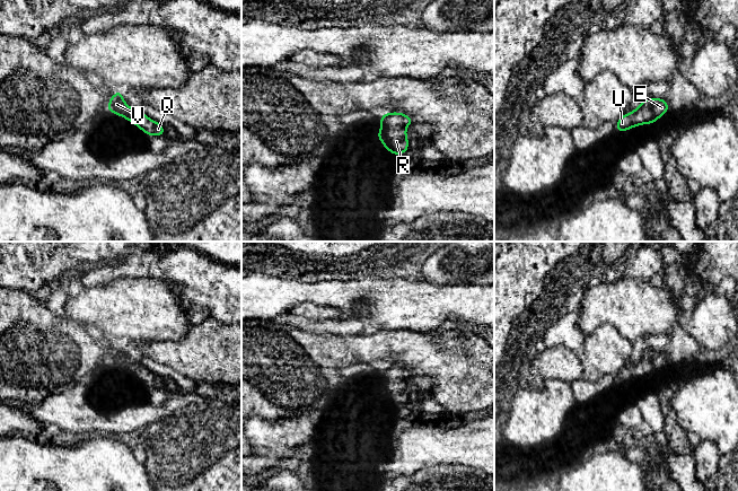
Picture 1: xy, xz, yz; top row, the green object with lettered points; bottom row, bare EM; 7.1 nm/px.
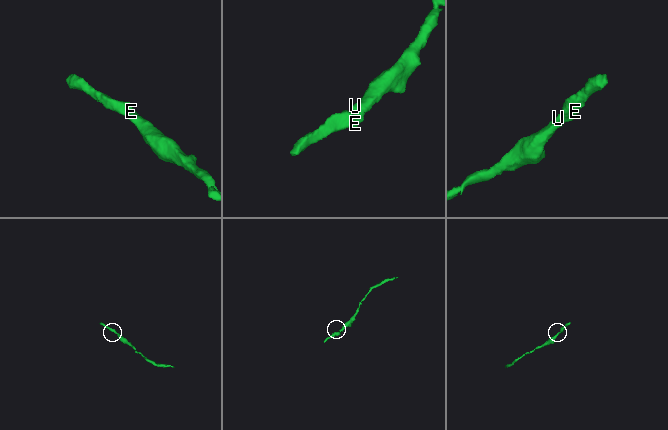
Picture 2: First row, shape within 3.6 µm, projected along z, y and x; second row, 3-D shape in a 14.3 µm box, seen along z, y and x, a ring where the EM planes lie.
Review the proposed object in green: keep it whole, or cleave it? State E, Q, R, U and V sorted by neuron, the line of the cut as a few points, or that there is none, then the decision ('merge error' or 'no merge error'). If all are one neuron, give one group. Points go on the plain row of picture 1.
E Q R U V; no cut; no merge error

